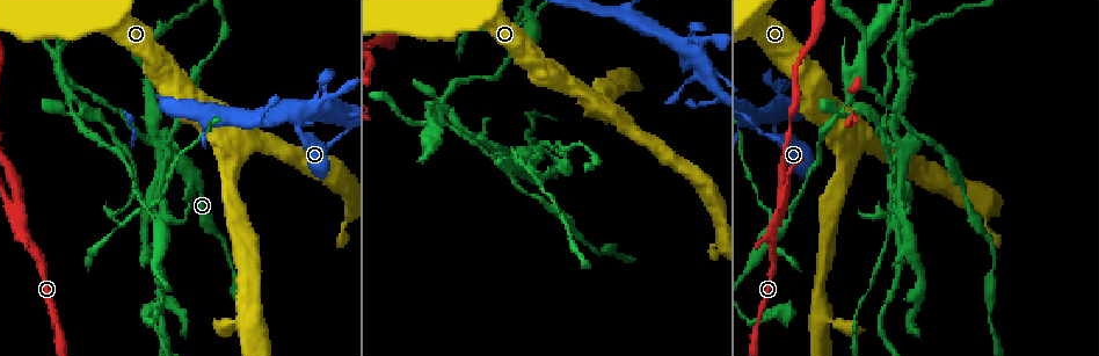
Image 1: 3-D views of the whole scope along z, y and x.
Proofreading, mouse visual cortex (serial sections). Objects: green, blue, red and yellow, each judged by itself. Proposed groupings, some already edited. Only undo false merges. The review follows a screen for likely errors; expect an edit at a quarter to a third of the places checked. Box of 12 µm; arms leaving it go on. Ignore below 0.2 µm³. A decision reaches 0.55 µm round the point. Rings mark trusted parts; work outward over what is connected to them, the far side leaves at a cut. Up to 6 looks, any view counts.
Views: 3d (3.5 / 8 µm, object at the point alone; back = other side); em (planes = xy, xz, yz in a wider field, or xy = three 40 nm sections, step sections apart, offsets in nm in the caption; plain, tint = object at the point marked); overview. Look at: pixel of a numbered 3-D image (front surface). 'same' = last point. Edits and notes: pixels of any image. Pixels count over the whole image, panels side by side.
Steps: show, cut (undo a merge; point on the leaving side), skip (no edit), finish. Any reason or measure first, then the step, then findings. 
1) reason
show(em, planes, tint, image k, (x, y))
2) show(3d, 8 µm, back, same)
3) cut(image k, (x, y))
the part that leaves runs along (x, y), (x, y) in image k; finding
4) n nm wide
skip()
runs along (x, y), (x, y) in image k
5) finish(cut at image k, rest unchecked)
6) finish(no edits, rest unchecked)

three arms meet
show(3d, 3.5 µm, image 1, (297, 122))

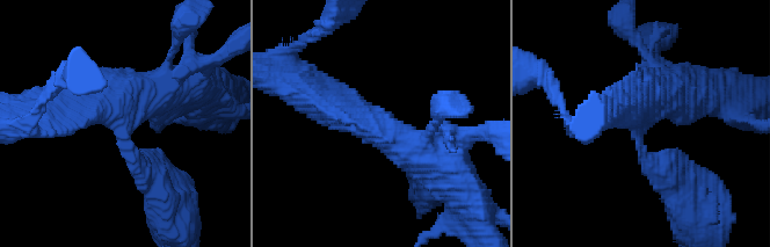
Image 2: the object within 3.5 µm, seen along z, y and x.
3 arms; arms of 300, 500, 600 nm
show(em, xy, step 1, tint, image 2, (638, 126))

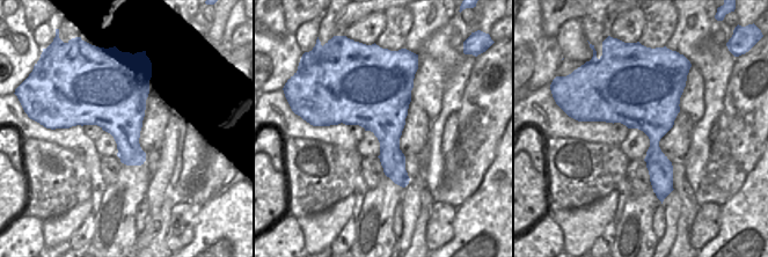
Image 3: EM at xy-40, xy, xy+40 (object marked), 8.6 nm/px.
show(em, planes, tint, same)

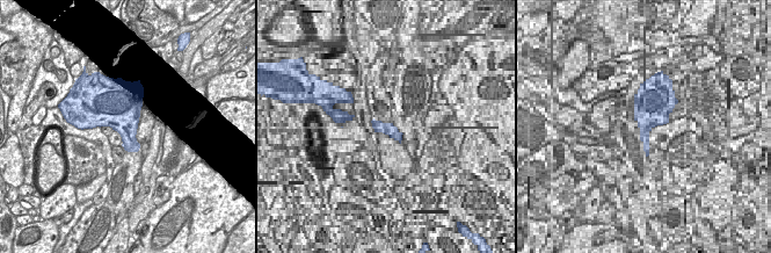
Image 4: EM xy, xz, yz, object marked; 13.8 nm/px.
skip()
runs along (153, 179), (121, 125), (138, 94), (171, 91) in image 2; all the same cell

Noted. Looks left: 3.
two arms at a narrow angle
show(3d, 3.5 µm, back, image 1, (705, 69))

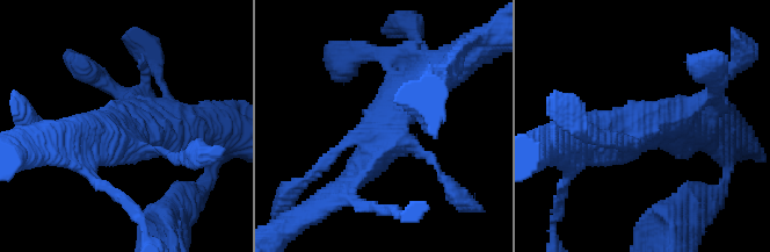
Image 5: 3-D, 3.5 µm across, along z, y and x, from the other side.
need the tissue
show(em, xy, step 1, tint, image 5, (118, 130))

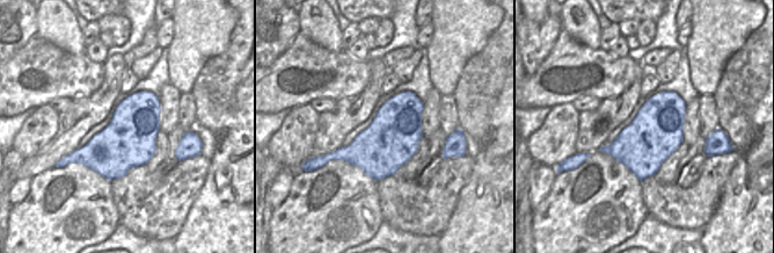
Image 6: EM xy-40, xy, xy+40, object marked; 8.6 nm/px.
skip()
runs along (430, 78), (344, 188) in image 5; continuous, no second cell

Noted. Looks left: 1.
finish(no edits, rest unchecked)

